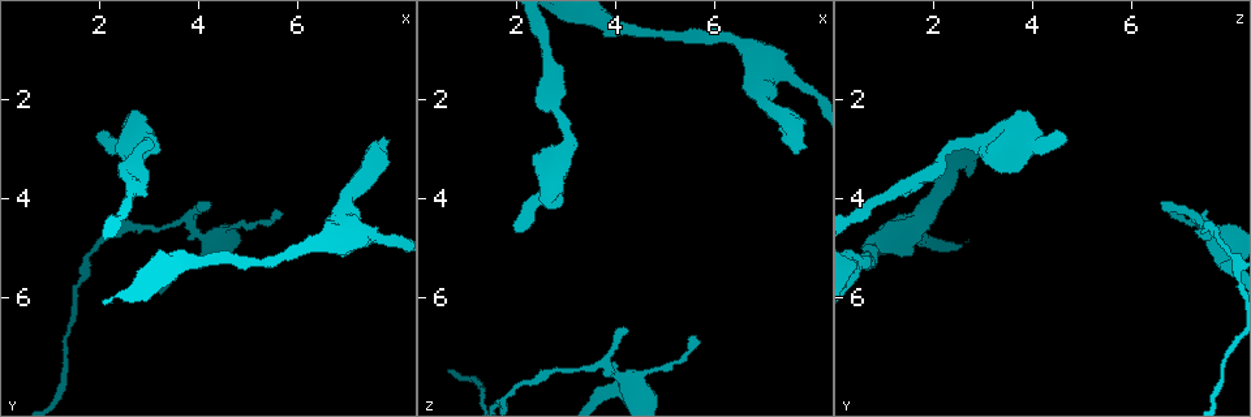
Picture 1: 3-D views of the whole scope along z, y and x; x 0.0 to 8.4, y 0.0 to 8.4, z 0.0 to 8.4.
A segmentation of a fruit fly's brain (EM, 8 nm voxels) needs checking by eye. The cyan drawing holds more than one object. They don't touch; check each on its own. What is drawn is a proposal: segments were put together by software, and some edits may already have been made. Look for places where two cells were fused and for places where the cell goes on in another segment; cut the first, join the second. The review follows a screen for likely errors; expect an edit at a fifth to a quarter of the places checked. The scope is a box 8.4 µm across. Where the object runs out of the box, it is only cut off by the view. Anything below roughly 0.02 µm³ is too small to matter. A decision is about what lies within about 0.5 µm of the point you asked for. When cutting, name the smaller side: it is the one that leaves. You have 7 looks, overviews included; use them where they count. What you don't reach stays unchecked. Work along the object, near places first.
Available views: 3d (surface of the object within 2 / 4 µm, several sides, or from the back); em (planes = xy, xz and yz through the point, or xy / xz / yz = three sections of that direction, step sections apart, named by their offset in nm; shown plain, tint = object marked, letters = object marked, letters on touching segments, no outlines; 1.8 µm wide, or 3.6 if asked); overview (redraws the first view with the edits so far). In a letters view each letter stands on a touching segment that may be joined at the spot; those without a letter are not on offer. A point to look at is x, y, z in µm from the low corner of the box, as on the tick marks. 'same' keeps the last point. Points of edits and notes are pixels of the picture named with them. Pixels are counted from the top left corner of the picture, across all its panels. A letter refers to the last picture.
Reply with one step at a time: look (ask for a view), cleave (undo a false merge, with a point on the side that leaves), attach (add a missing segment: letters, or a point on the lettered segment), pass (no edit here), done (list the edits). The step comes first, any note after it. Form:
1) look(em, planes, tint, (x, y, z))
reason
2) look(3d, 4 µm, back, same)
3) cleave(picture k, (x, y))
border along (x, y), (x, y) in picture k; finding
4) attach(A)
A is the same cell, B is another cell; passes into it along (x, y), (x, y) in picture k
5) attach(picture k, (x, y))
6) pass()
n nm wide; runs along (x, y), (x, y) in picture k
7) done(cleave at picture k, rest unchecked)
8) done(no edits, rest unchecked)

look(em, xz, step 4, tint, (7.85, 2.85, 2.95))
stops while still wide

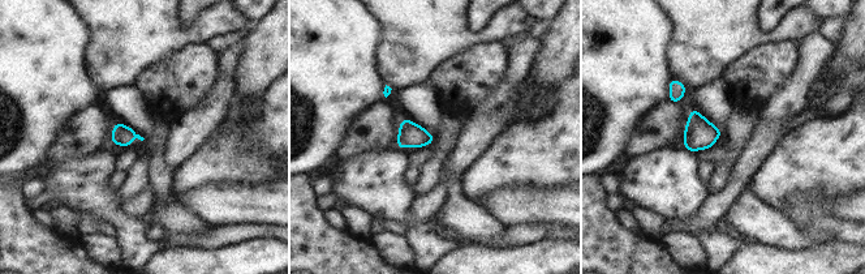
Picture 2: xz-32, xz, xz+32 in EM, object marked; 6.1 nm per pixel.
look(em, planes, tint, same)

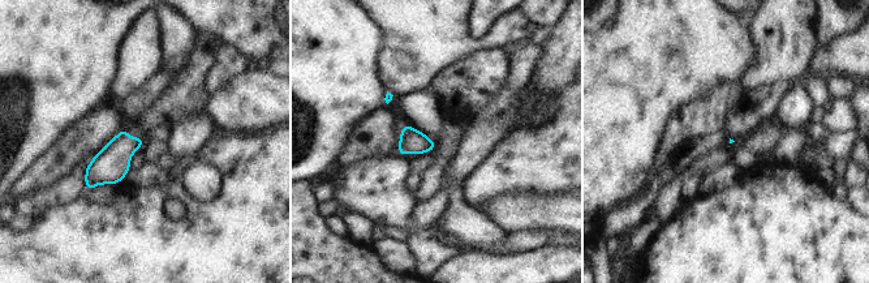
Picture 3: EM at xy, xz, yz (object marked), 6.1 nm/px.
look(em, planes, letters, same)
what lies round it

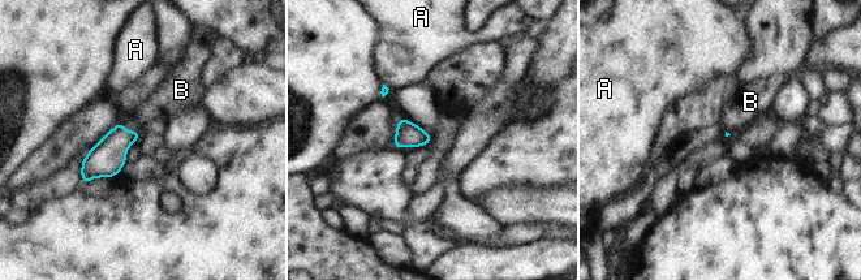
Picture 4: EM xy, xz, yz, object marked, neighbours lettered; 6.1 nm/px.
attach(B)
B is the same cell, A is another cell; it goes on there

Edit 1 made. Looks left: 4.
look(overview)

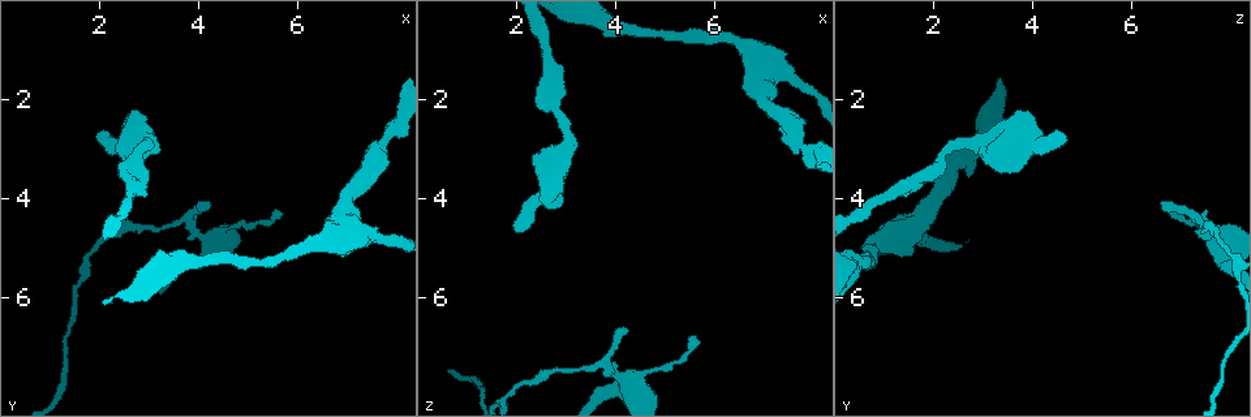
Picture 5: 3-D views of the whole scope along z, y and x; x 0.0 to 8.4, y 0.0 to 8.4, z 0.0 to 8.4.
look(3d, 2 µm, (2.80, 3.10, 2.20))
thick turns thin

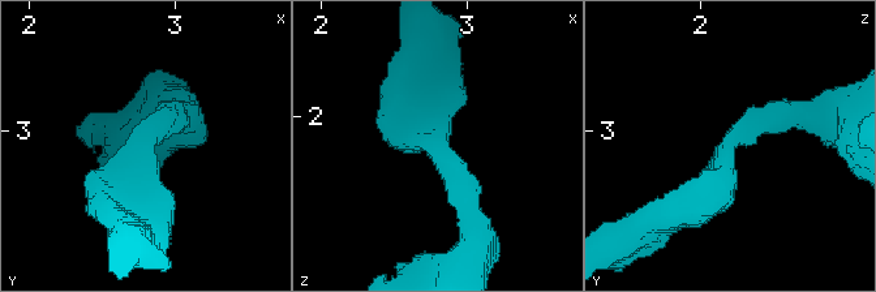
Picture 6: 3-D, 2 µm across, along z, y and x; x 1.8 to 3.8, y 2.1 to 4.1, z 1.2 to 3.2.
look(em, planes, tint, (2.82, 3.08, 2.18))
arms of 220, 300 nm

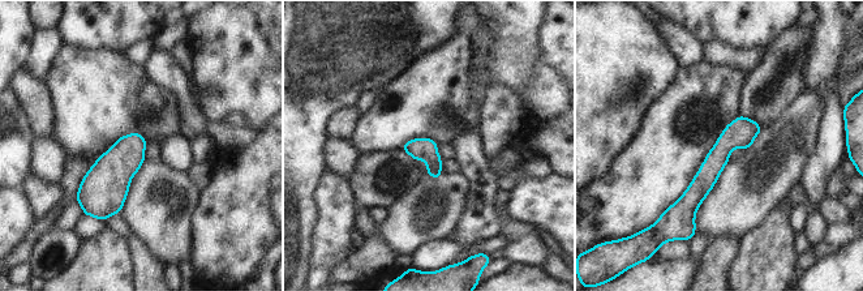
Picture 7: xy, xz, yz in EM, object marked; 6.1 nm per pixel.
look(em, planes, letters, same)
what lies round it

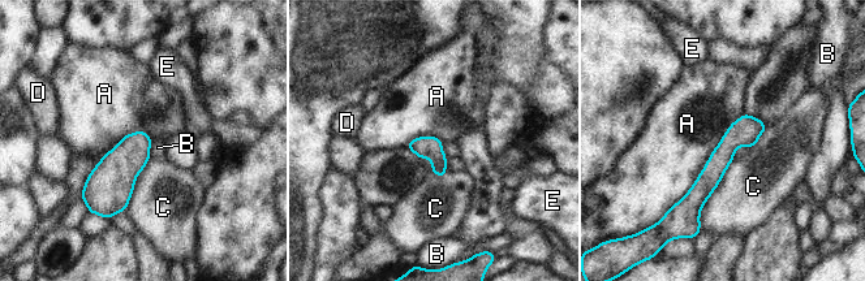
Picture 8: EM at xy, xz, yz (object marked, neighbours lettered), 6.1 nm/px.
pass()
A touches over 800 nm; A, B, C, D and E are other cells; border along (744, 113), (666, 212) in picture 8; all the same cell

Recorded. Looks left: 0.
done(attach at picture 4, rest unchecked)

